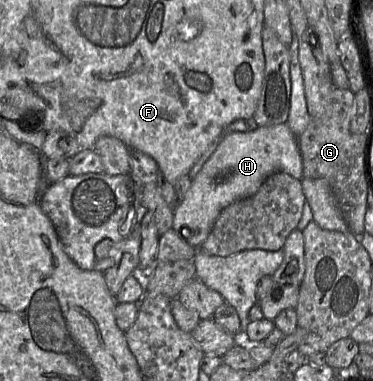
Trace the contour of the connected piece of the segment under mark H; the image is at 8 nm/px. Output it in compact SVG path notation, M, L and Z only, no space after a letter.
M287 122L225 136L175 206L172 228L178 234L185 231L189 245L200 247L221 211L238 200L256 194L265 179L275 172L285 172L300 180L304 178L298 139Z

